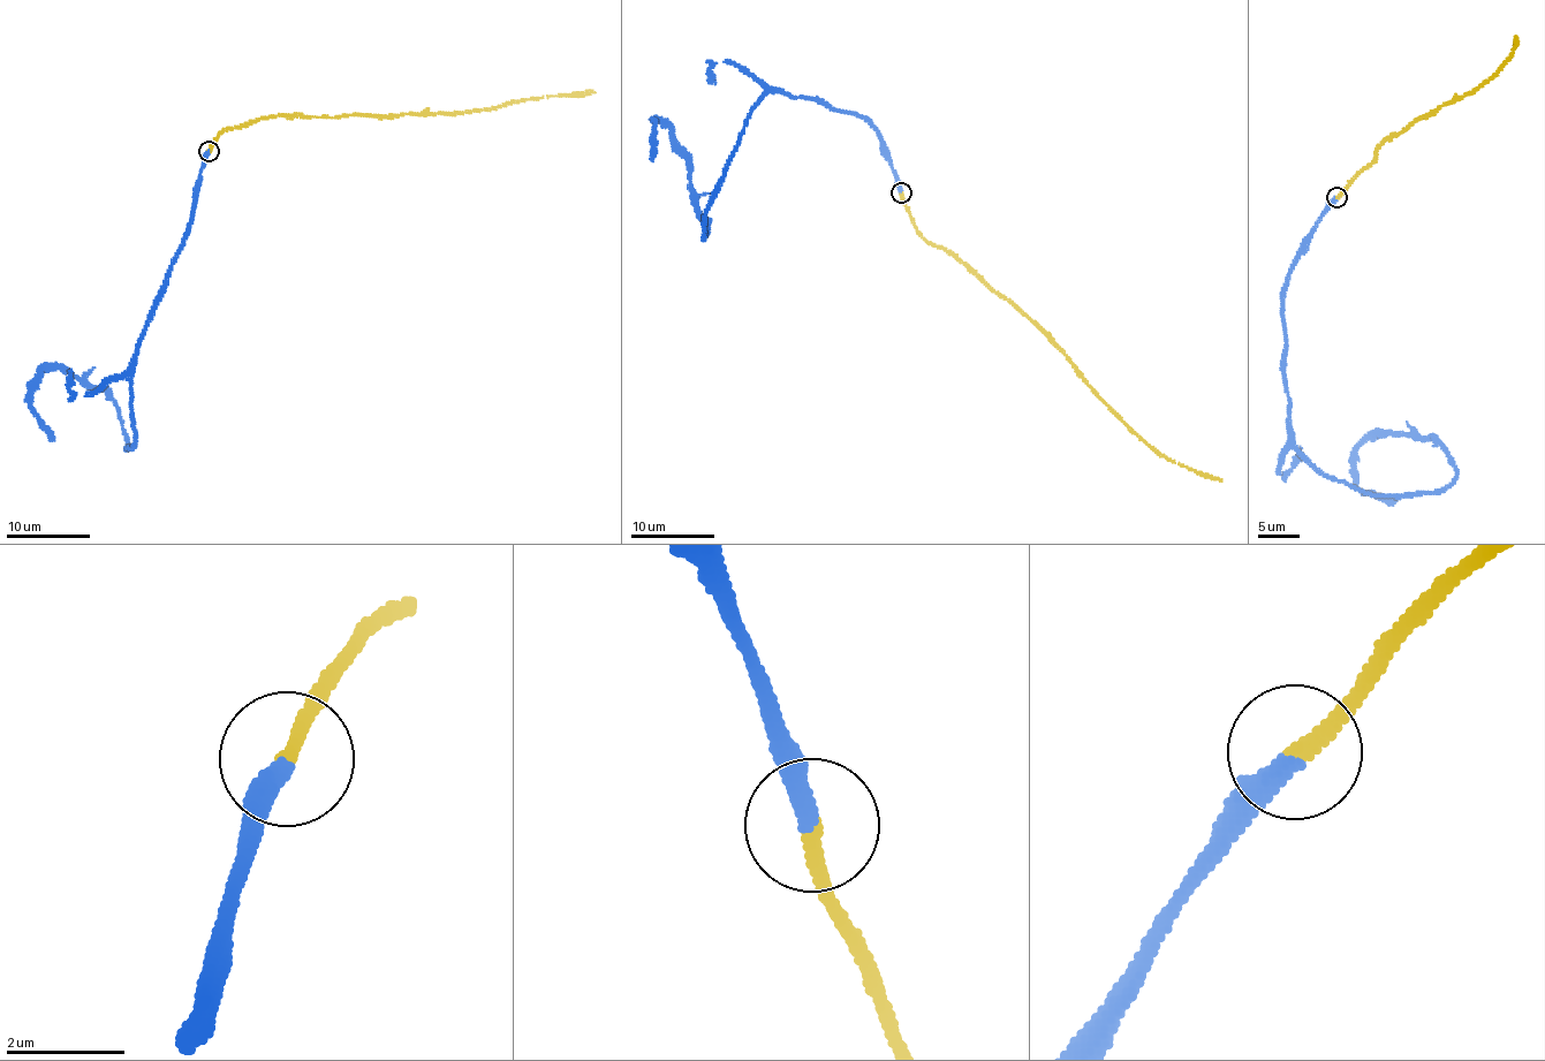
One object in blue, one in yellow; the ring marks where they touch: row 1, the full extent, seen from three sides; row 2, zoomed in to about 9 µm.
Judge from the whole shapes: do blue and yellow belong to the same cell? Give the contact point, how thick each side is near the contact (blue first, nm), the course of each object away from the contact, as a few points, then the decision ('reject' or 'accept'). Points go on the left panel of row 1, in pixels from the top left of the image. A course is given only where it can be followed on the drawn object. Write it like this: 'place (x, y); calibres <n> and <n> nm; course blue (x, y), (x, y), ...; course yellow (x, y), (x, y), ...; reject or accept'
place (209, 151); calibres 360 and 260 nm; course blue (210, 152), (141, 340), (135, 446), (101, 388), (48, 366), (30, 407), (52, 438); course yellow (210, 150), (219, 134), (280, 115), (455, 115), (543, 96), (595, 92); accept

